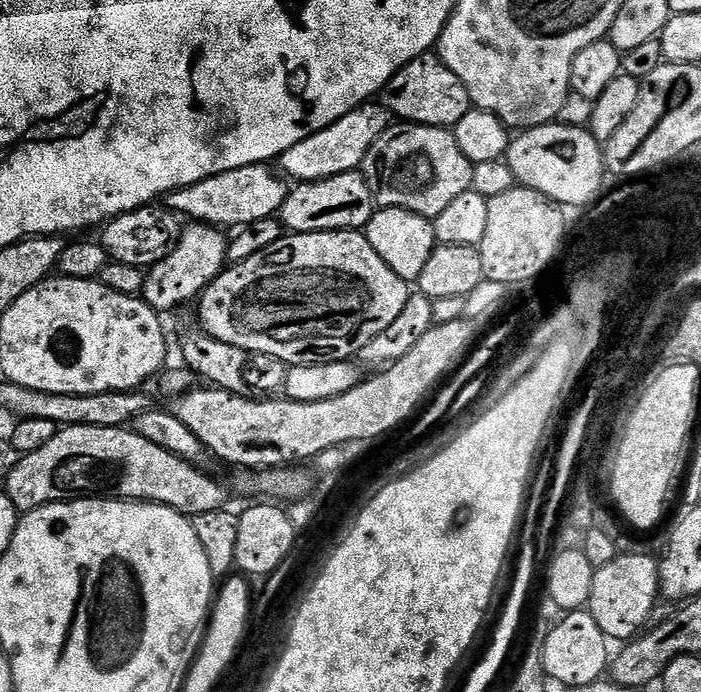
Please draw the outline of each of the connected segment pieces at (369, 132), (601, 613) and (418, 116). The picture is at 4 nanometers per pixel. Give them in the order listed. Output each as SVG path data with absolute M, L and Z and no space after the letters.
M379 103L363 104L350 114L338 118L338 122L318 130L318 134L309 134L305 140L298 142L298 146L290 146L290 150L278 157L279 171L292 182L325 180L338 174L355 172L363 165L370 146L378 142L389 126L389 113Z
M644 552L617 554L612 561L596 569L586 611L598 622L609 641L627 642L648 624L650 610L658 603L660 595L660 565L655 555L647 556Z
M436 54L420 56L398 70L398 74L394 74L394 78L390 78L390 82L384 87L382 104L397 121L429 124L449 130L455 129L456 123L466 118L466 114L474 107L466 86L458 82L458 74L447 68Z

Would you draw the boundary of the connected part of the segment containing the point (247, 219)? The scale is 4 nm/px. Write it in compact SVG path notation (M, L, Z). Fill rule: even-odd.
M251 164L238 170L226 170L197 184L179 188L177 192L168 193L167 207L181 217L189 216L189 221L203 222L221 230L235 229L259 219L270 219L279 213L290 191L289 181L270 169L268 164Z

